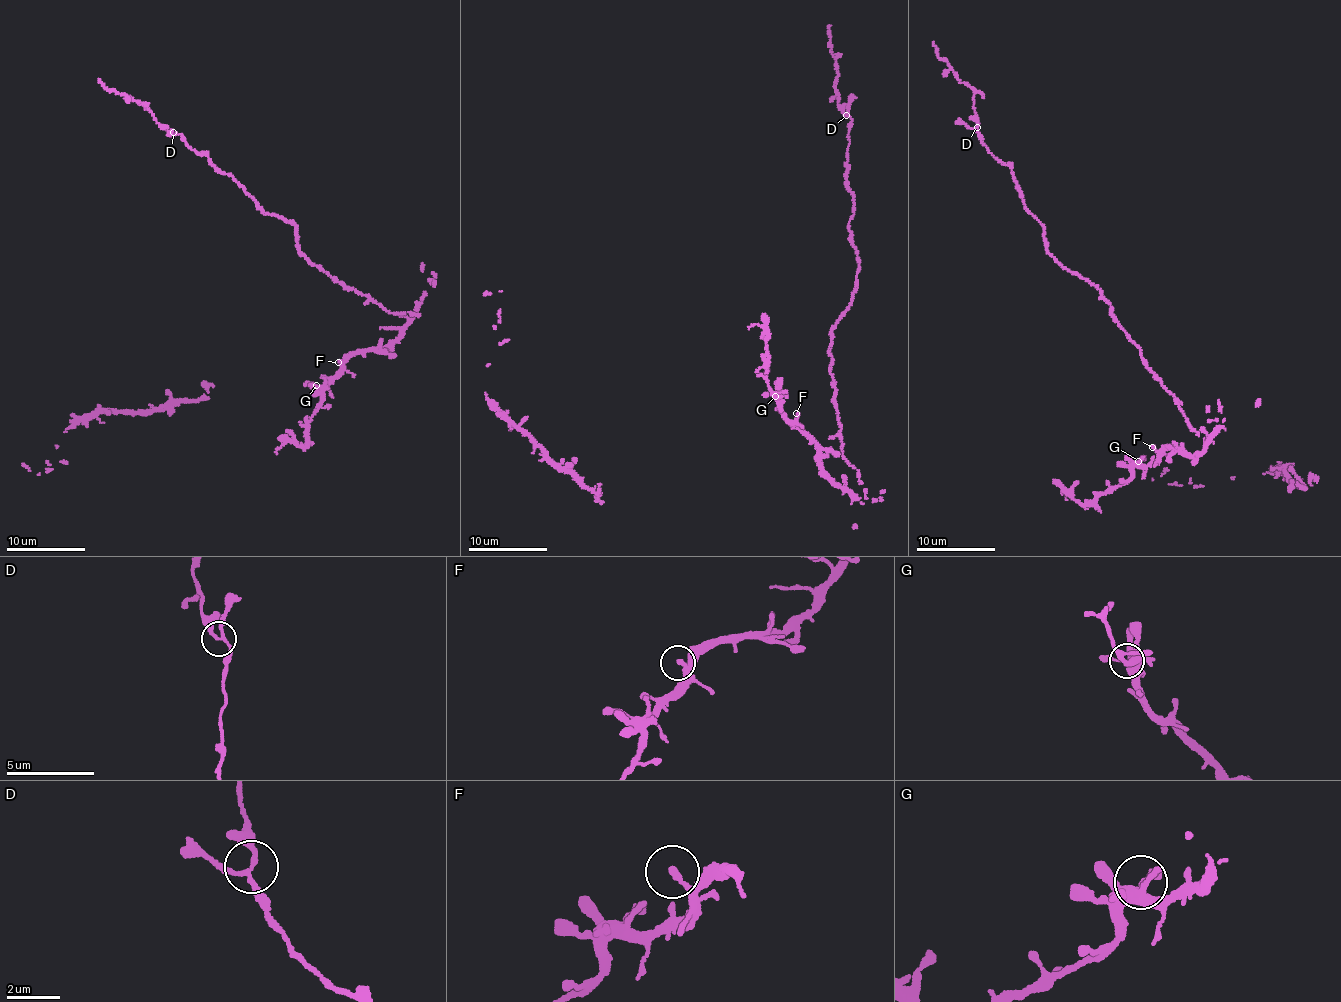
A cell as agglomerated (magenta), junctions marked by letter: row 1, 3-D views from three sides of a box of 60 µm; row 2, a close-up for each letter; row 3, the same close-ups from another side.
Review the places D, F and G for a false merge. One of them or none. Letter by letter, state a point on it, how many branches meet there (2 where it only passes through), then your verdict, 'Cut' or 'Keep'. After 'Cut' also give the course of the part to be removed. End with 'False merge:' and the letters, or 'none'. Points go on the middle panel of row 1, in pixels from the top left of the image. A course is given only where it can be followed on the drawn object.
D: Place: (846, 115). Branches: 3. Keep
F: Place: (796, 413). Branches: 1. Keep
G: Place: (775, 396). Branches: 3. Keep
False merge: none

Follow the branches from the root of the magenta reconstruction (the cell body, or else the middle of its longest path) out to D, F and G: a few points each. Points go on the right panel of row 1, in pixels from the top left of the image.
D: (1190, 426), (1102, 293), (1050, 256), (1011, 170), (990, 153), (977, 126)
F: (1190, 426), (1207, 434), (1208, 445), (1200, 453), (1192, 456), (1168, 446), (1159, 450), (1152, 447)
G: (1190, 426), (1207, 434), (1208, 445), (1200, 453), (1187, 455), (1168, 446), (1147, 465), (1138, 461)

